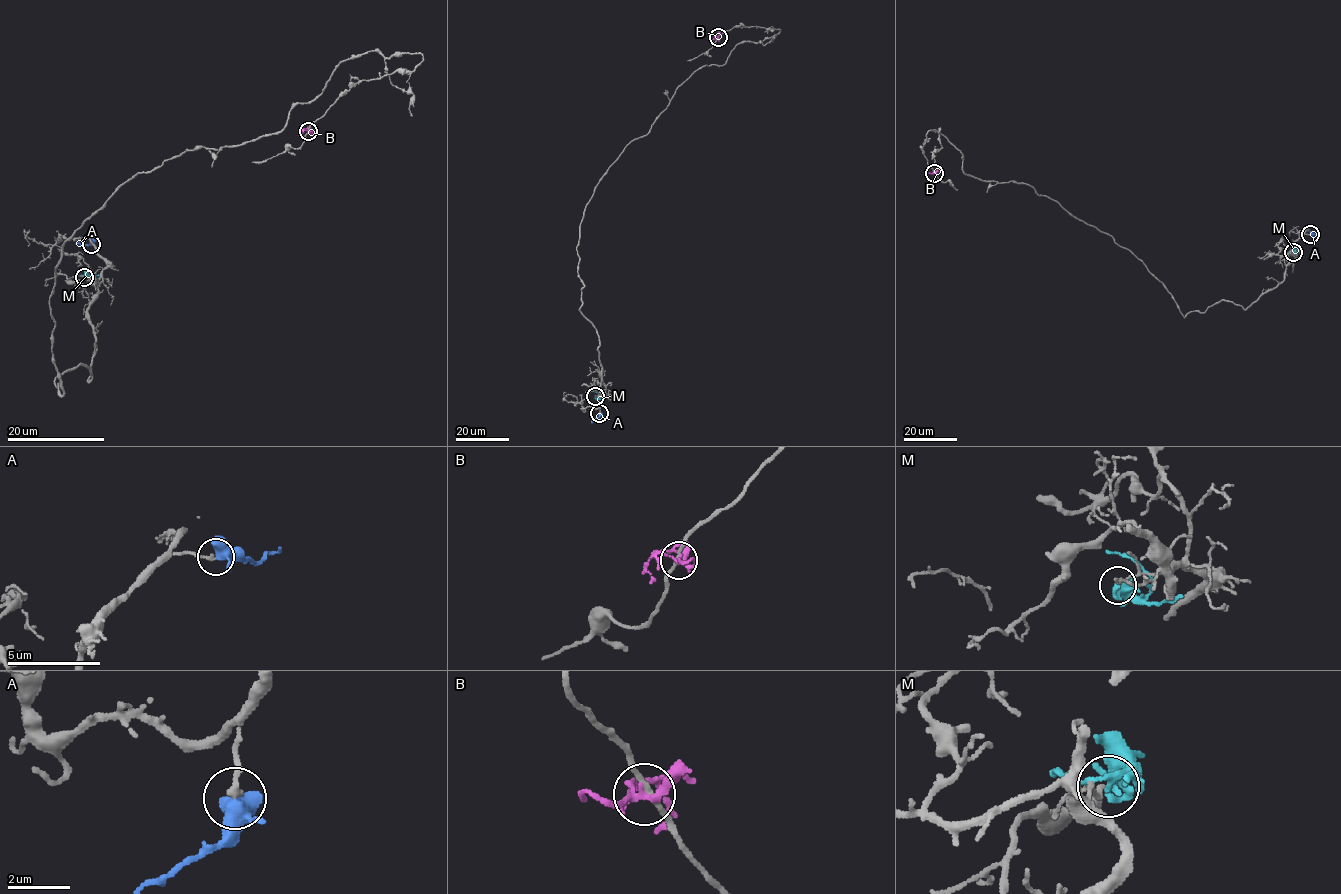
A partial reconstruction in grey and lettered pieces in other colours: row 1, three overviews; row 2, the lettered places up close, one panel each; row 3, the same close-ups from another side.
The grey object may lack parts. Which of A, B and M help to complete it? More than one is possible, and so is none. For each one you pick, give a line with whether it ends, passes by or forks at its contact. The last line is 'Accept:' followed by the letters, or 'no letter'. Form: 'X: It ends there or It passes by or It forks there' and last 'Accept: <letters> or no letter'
A: It forks there
Accept: A

